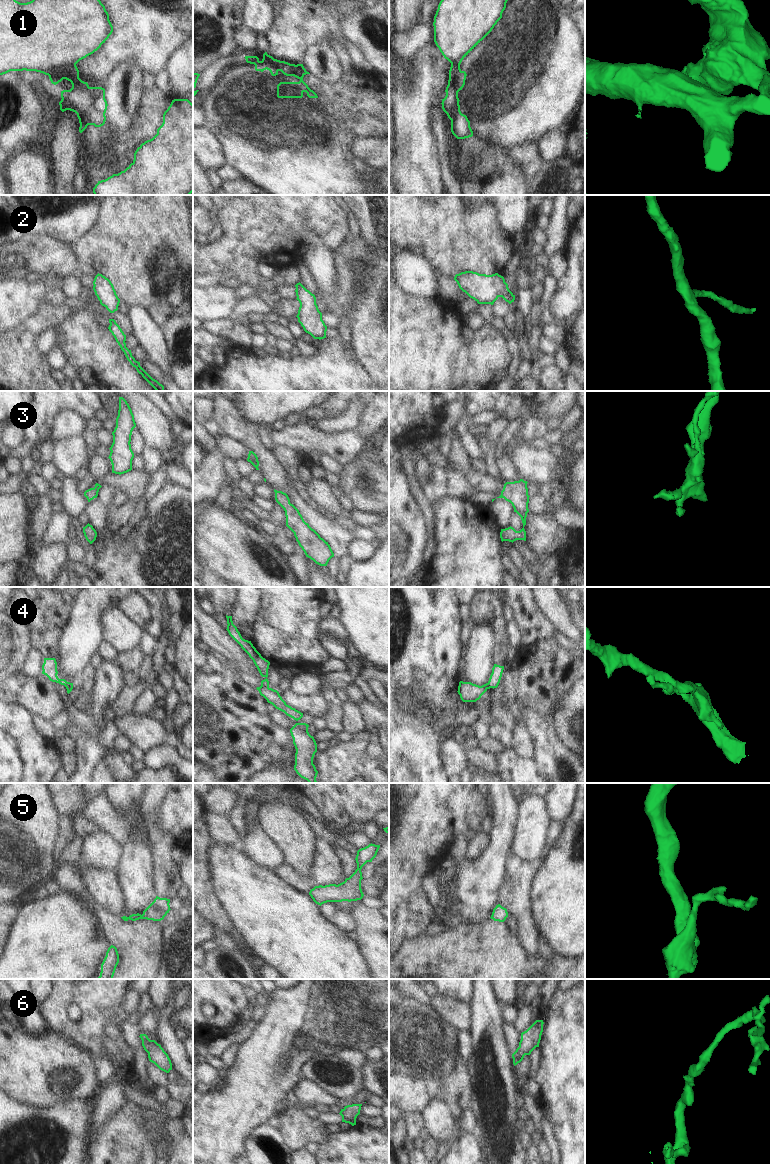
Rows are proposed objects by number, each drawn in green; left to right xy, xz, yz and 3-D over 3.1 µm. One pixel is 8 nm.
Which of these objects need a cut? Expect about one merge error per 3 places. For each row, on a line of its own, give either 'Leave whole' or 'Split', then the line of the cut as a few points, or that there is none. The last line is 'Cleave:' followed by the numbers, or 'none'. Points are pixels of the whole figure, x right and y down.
1: Split. Split along yz (462, 71), (455, 72), (449, 78)
2: Leave whole. No split
3: Leave whole. No split
4: Split. Split along xz (260, 686), (268, 687)
5: Leave whole. No split
6: Leave whole. No split
Cleave: 1, 4

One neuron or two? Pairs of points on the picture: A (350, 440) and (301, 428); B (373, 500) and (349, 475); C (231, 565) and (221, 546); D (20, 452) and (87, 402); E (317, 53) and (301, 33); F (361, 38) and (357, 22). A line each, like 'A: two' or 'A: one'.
A: one
B: one
C: one
D: one
E: two
F: one

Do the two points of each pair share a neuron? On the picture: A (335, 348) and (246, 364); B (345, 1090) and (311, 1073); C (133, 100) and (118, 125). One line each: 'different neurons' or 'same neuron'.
A: same neuron
B: same neuron
C: same neuron

